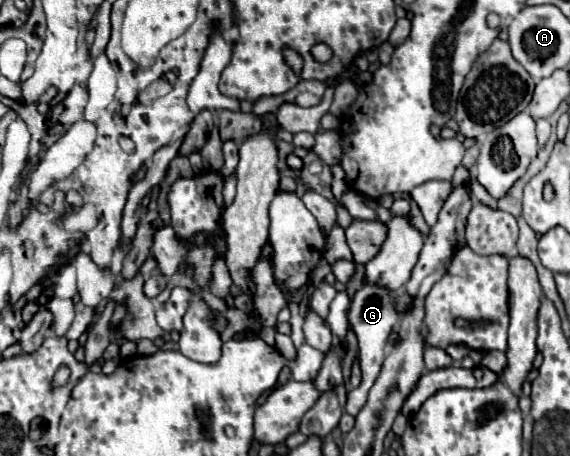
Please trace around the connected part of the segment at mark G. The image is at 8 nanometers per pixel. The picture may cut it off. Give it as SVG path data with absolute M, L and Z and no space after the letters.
M364 285L354 295L354 301L352 301L350 313L348 313L348 321L352 323L352 327L354 327L356 335L358 335L358 355L360 355L360 367L362 367L362 381L360 381L360 385L356 389L352 389L348 393L346 413L358 415L358 411L366 403L370 387L374 385L374 381L376 381L376 377L380 373L380 367L382 367L382 361L384 361L384 347L388 343L388 335L390 335L392 327L398 321L398 313L396 313L392 297L390 297L390 293L386 289L380 289L380 287L374 287L374 285Z

